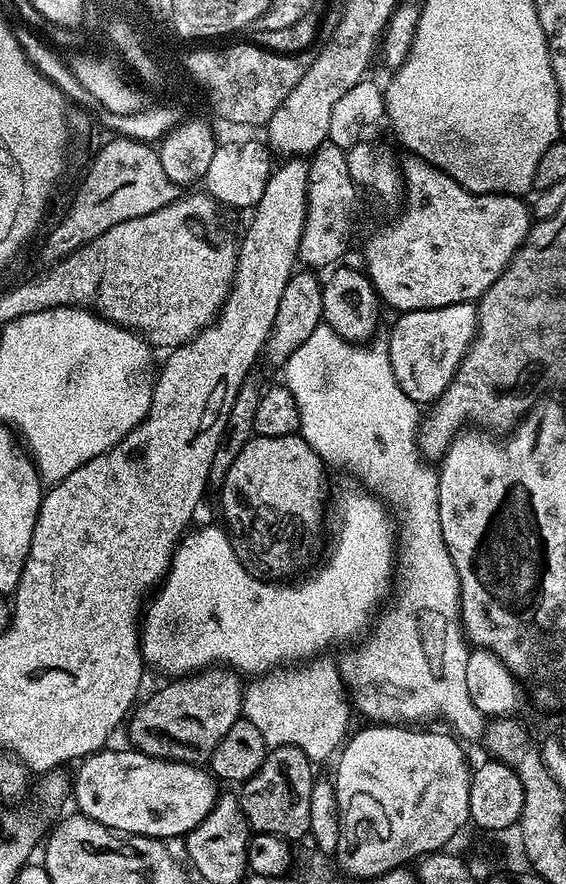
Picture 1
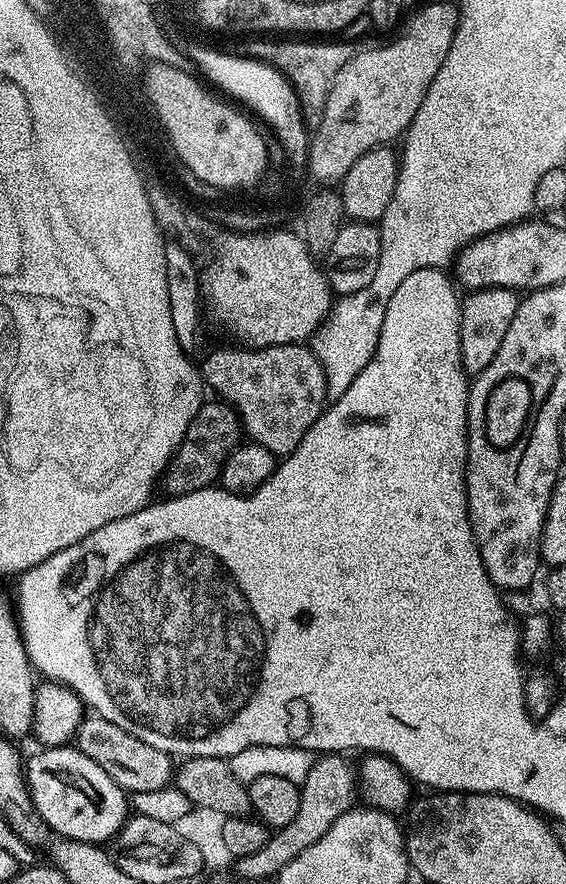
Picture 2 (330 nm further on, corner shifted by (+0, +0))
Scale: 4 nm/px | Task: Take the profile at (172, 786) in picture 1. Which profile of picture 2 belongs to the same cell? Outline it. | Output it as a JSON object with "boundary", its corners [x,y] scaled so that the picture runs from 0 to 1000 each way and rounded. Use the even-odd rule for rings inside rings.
{"boundary":[[[133,844],[80,845],[65,855],[48,856],[49,897],[67,921],[101,947],[182,956],[230,922],[230,905],[219,893]]]}

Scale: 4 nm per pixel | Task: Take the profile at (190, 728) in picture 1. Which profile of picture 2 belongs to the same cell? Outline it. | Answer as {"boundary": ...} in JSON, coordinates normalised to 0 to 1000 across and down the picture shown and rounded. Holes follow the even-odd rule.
{"boundary":[[[150,809],[134,827],[131,842],[145,853],[152,853],[152,857],[173,862],[173,867],[180,867],[180,871],[187,871],[187,876],[194,876],[221,897],[286,894],[306,886],[306,856],[286,848],[272,848],[272,844],[258,844],[258,839],[237,835],[237,830],[223,830],[216,821],[201,821],[201,817],[178,810]]]}

